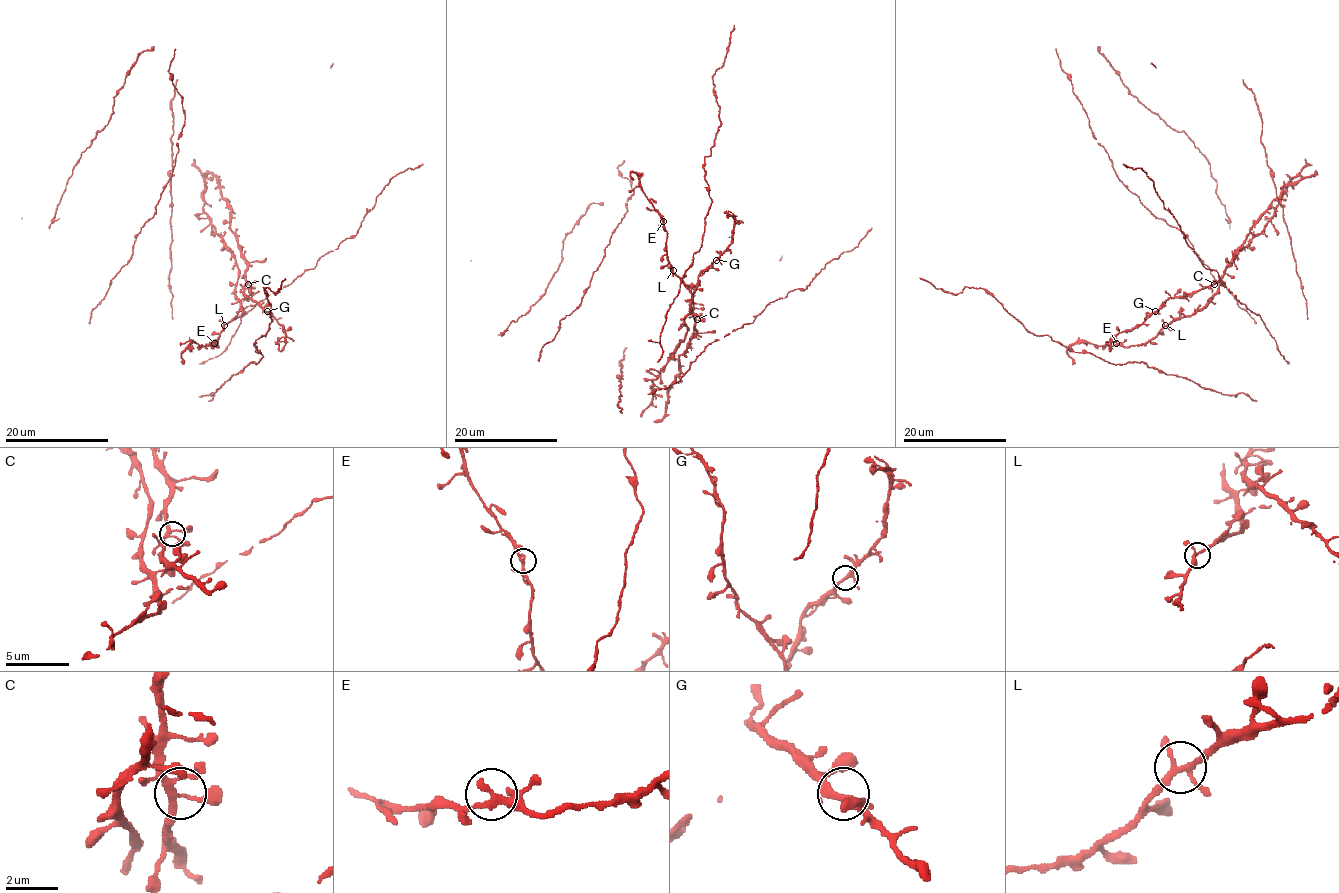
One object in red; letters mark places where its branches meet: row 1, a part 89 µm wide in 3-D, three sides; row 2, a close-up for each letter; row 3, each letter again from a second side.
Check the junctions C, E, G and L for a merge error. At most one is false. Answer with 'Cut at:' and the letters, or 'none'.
Cut at: none

